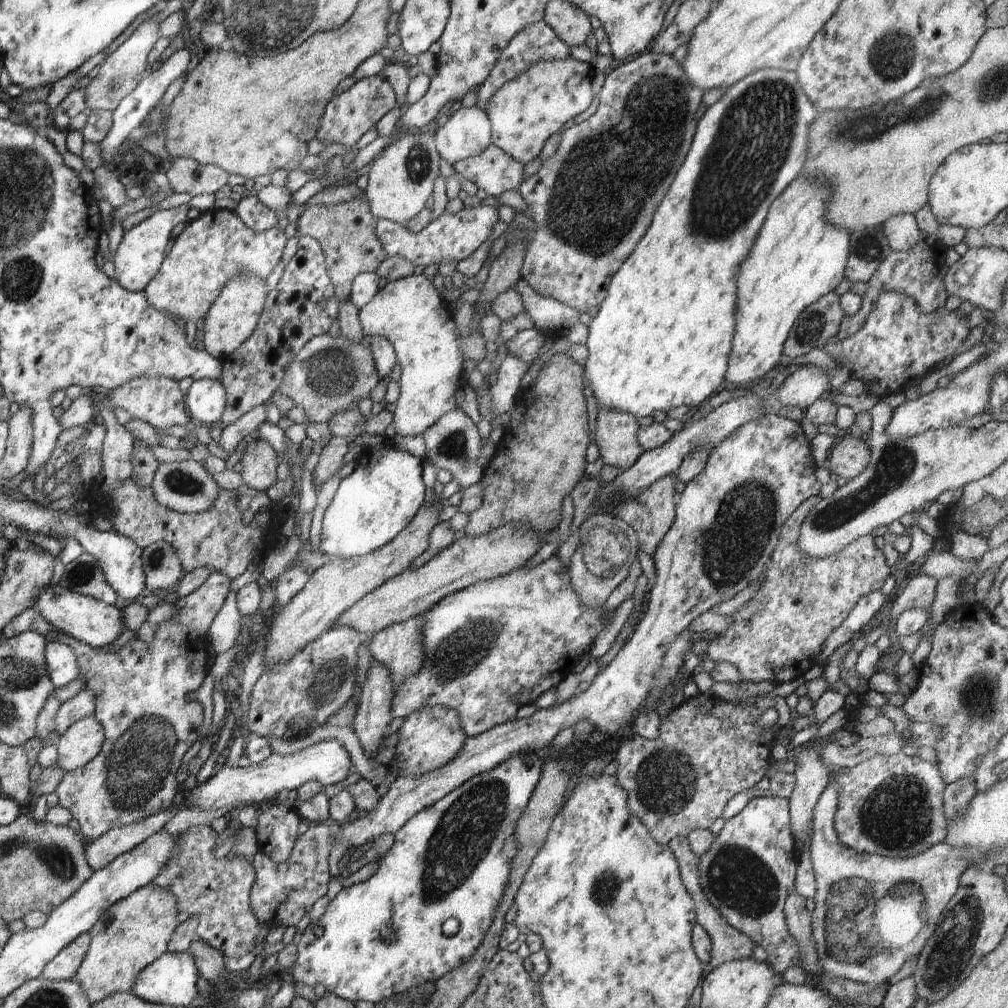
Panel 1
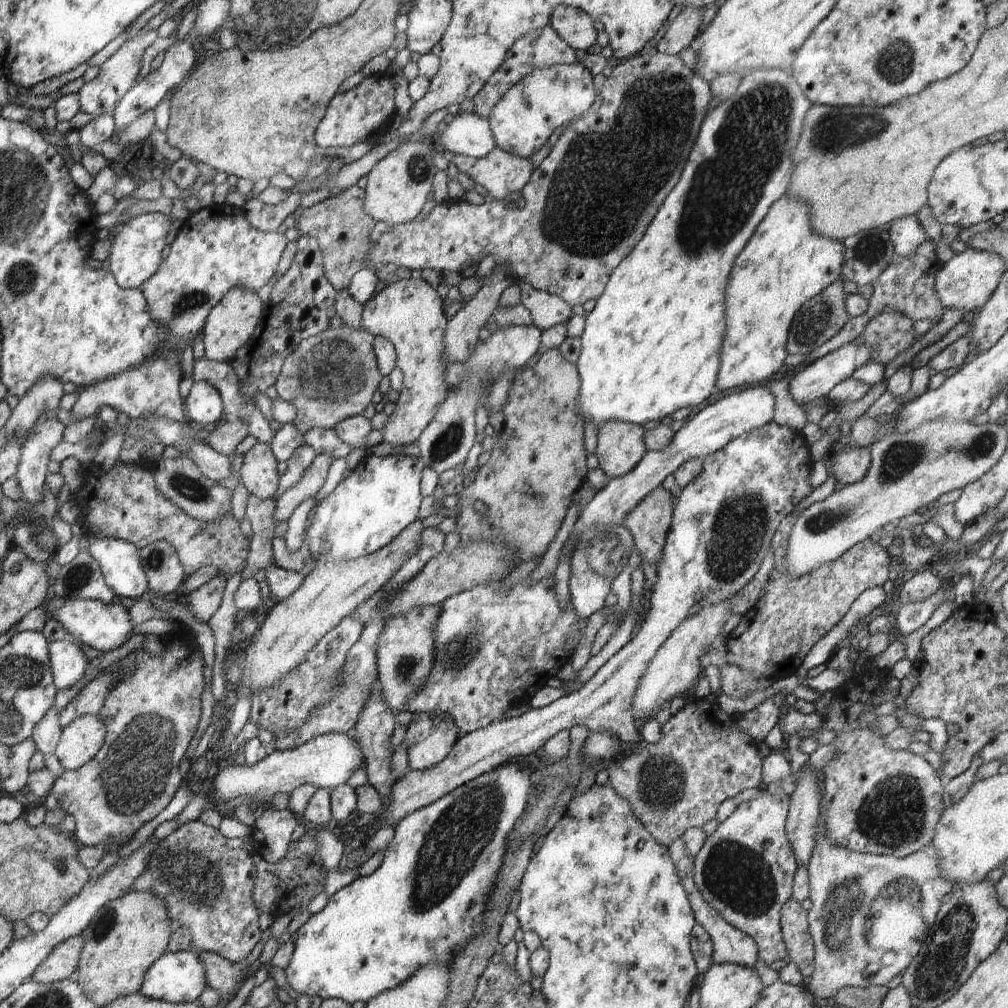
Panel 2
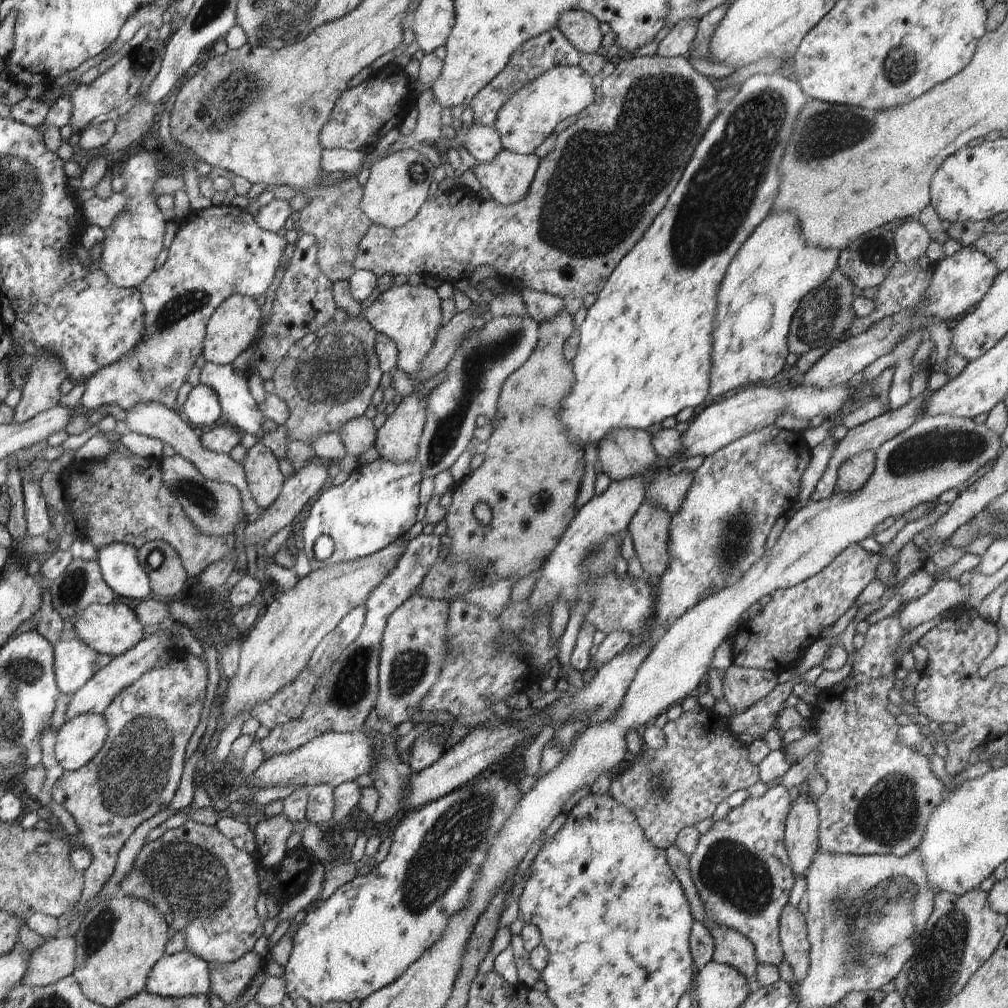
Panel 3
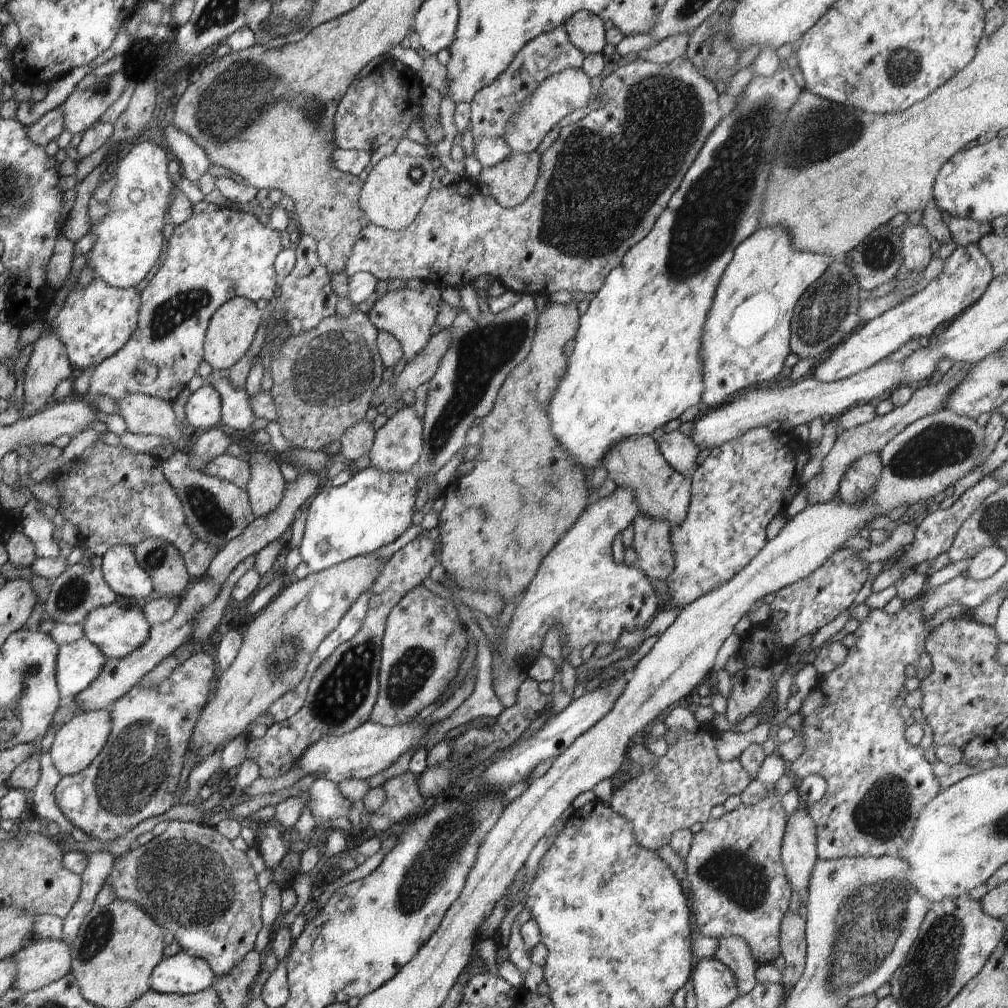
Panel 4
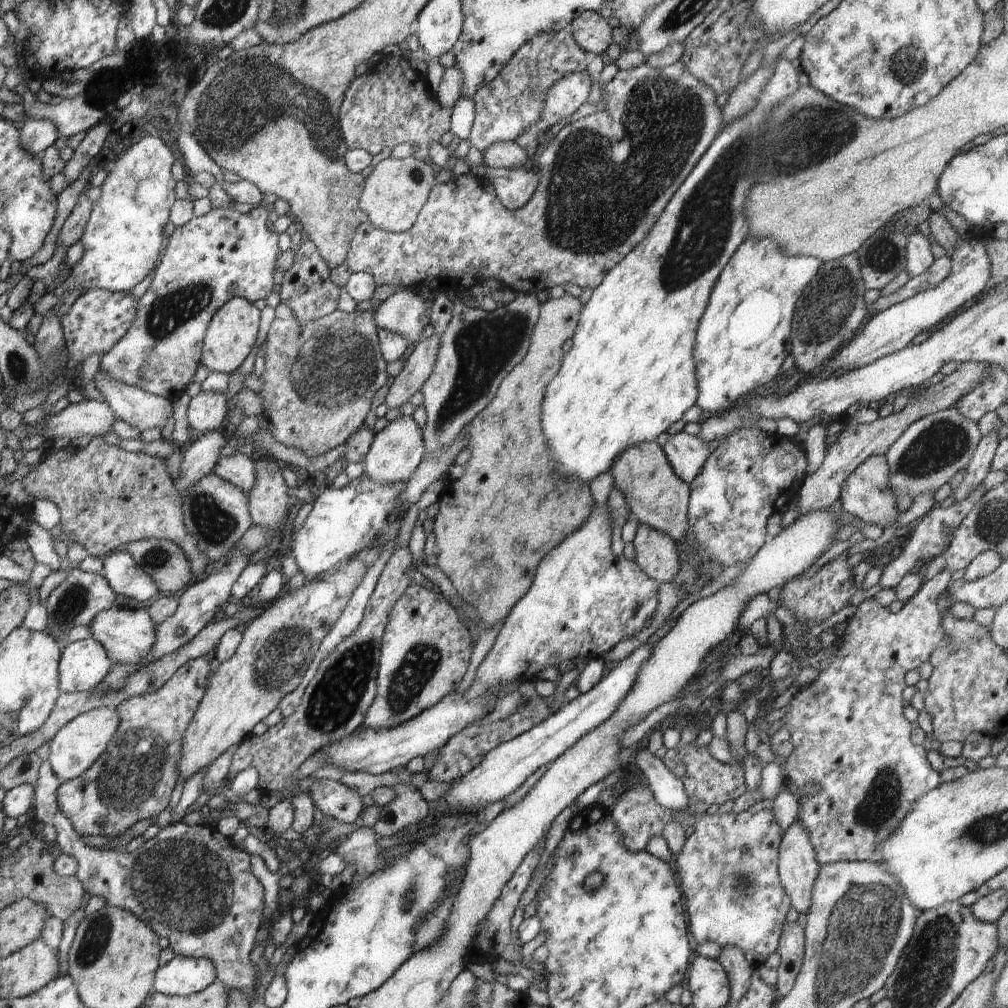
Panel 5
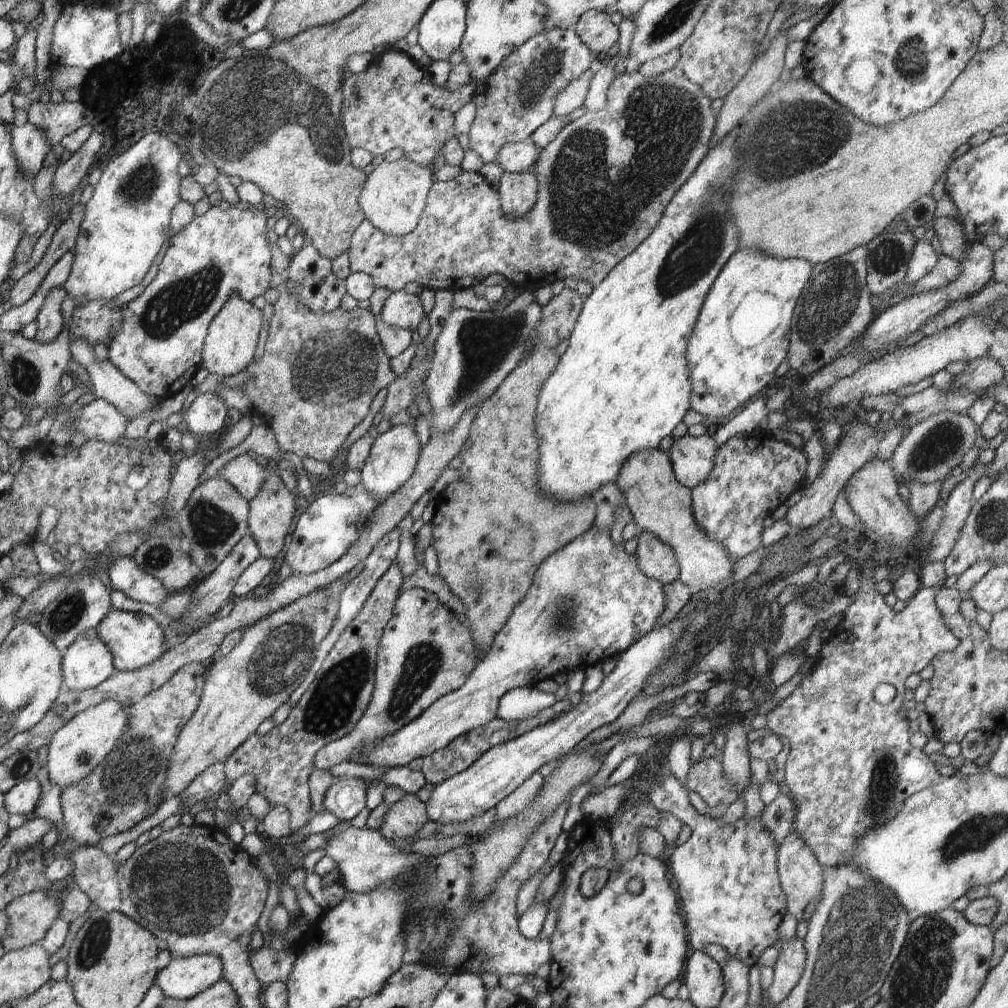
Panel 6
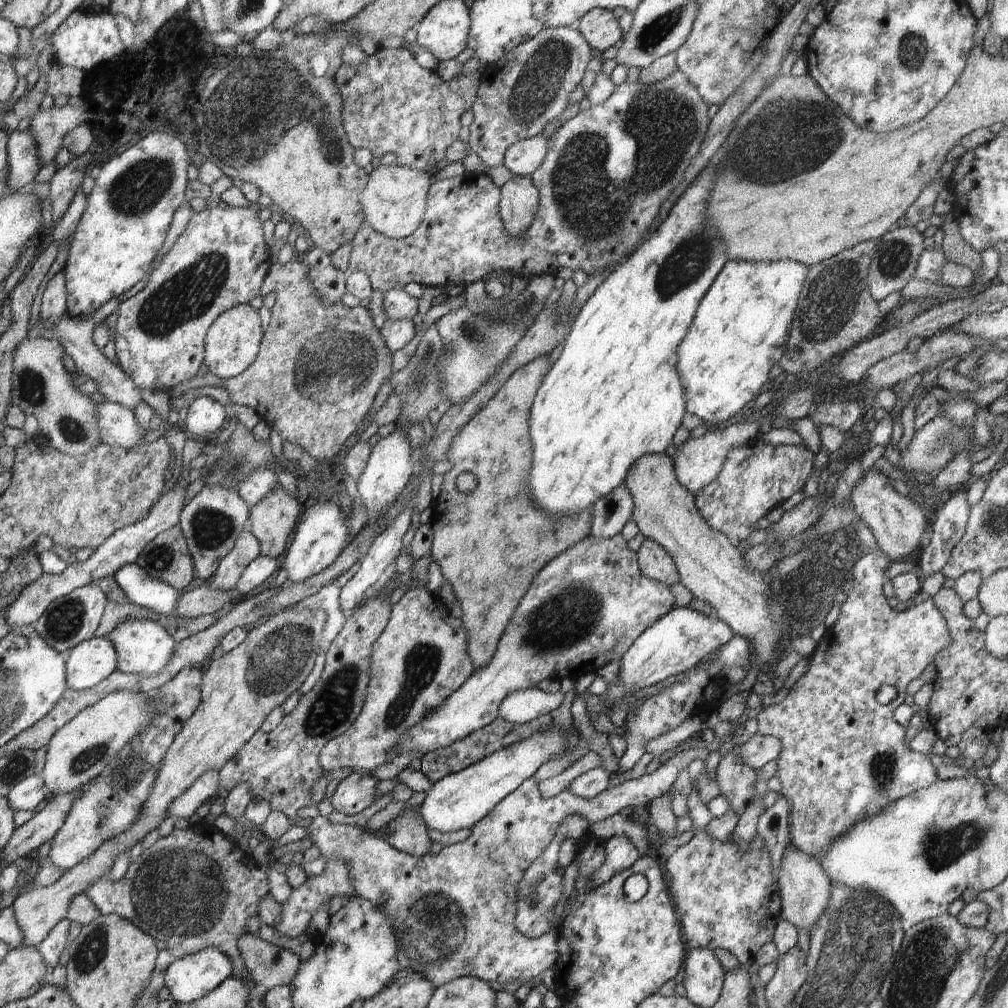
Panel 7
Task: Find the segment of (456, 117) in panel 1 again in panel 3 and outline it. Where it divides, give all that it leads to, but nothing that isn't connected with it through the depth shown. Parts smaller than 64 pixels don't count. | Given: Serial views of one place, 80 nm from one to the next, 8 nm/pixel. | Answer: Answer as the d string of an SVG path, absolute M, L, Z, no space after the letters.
M473 122L469 127L457 126L455 141L459 142L478 163L485 163L501 151L502 145L498 133L491 126Z

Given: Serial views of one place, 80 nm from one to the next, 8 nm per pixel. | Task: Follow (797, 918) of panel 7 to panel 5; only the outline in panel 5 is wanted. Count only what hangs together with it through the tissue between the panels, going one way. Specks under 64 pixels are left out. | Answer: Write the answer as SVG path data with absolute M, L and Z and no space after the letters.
M800 820L794 821L784 832L779 846L778 870L779 879L786 894L791 898L791 906L799 912L807 912L810 908L812 889L817 877L819 862L812 846L810 835Z

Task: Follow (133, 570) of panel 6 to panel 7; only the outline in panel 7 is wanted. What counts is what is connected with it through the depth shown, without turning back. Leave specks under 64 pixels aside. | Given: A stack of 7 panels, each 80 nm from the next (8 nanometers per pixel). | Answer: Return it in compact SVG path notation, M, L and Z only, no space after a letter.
M136 563L122 565L113 576L132 604L174 617L182 593L173 586L152 578Z

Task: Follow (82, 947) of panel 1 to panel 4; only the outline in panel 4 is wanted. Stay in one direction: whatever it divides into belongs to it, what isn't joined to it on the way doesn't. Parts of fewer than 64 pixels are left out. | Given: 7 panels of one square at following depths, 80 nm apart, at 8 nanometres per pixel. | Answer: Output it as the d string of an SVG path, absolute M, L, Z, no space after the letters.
M40 939L21 949L12 958L17 962L17 975L12 989L30 992L41 989L71 972L71 946L62 939Z

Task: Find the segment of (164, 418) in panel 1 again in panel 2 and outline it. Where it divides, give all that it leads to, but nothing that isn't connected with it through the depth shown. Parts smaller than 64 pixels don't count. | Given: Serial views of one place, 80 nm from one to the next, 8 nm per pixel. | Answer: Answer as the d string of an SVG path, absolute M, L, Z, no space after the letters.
M213 204L211 207L200 208L196 216L183 221L174 242L171 243L168 257L161 262L156 274L148 277L140 290L143 292L150 316L167 330L167 338L160 351L145 363L134 367L132 370L119 374L117 377L96 383L79 393L79 397L71 409L72 416L77 421L84 418L96 417L97 410L102 405L111 406L118 412L124 412L131 419L157 419L167 418L175 423L188 423L185 413L185 400L178 393L178 385L184 378L184 373L179 362L187 345L192 342L198 332L203 330L204 323L210 311L222 297L234 287L246 287L255 293L274 276L280 255L286 248L287 239L278 231L259 231L250 226L246 215L240 207Z

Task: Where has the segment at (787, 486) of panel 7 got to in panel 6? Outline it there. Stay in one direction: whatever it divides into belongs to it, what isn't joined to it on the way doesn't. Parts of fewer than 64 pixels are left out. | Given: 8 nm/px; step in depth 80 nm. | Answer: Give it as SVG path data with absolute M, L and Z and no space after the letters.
M768 432L735 435L716 449L713 467L710 474L691 490L691 505L694 520L714 541L722 543L731 561L738 561L750 552L763 546L761 534L765 529L764 519L782 506L796 491L806 485L808 459L802 449L797 449L790 443L776 440Z

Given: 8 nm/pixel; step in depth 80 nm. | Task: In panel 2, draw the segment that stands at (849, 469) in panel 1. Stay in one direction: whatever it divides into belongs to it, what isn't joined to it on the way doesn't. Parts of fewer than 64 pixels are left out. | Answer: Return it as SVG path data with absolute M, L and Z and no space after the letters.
M836 446L829 457L830 471L837 482L851 485L862 480L871 465L868 447Z

